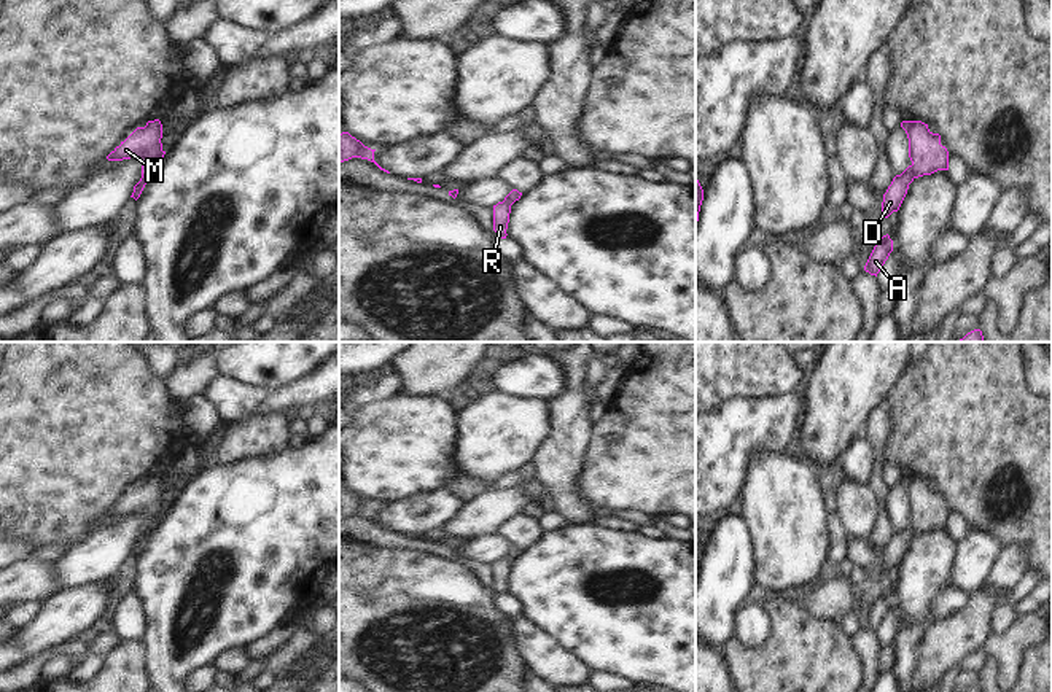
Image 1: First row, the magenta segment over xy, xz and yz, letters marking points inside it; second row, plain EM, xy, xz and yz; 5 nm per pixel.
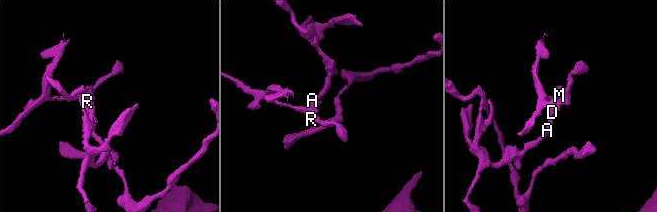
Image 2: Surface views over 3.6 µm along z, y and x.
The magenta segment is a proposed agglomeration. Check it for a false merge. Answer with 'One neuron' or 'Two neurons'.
Two neurons

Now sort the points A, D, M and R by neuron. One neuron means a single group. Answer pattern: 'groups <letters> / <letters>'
groups A D / M R

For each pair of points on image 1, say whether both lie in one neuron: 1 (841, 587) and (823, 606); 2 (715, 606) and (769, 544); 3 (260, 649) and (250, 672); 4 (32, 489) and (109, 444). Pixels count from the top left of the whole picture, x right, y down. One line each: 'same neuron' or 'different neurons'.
1: same neuron
2: different neurons
3: different neurons
4: same neuron

